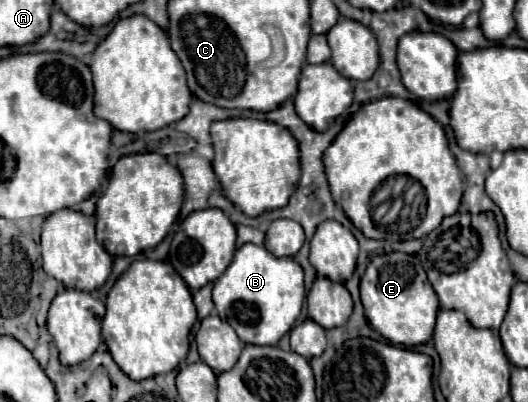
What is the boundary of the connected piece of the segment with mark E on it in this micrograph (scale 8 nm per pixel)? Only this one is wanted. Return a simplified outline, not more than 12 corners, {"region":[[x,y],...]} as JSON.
{"region":[[416,256],[372,258],[368,324],[392,344],[432,338],[440,306]]}

